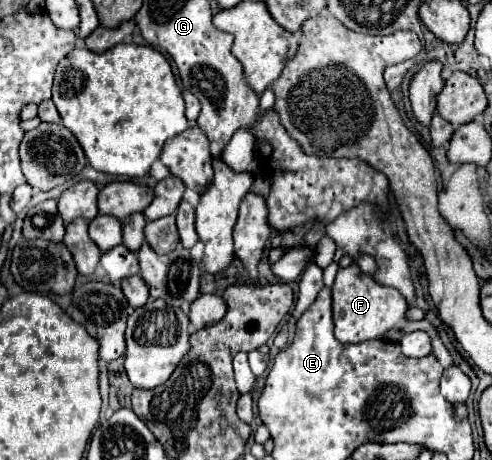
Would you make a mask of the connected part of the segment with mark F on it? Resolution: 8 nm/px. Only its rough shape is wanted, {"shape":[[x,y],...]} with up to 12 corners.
{"shape":[[355,263],[339,269],[333,291],[341,343],[383,339],[387,329],[427,331],[445,369],[453,357],[427,319],[405,319],[397,289]]}

